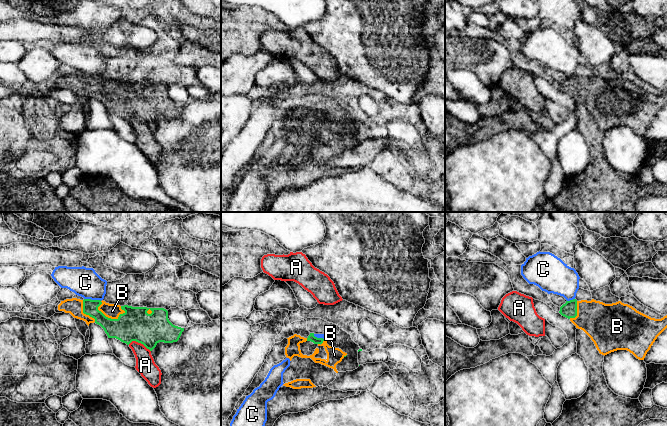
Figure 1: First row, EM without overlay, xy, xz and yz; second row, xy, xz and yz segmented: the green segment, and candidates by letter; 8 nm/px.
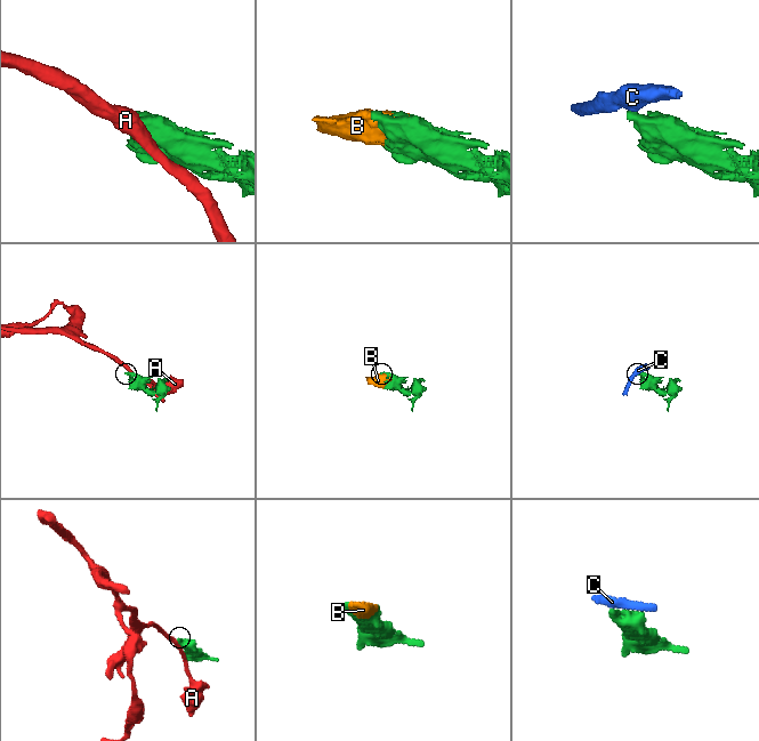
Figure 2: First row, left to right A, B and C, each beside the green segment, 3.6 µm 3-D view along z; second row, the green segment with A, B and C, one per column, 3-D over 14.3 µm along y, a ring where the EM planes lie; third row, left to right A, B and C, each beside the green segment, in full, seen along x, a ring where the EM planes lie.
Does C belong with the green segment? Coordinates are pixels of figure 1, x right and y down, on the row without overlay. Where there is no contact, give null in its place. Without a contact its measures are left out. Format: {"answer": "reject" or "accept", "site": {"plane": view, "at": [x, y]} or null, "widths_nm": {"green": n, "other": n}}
{"answer": "reject", "site": {"plane": "xy", "at": [93, 76]}, "widths_nm": {"green": 130, "other": 240}}

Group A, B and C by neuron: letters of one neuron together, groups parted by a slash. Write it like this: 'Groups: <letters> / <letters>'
Groups: A / B / C

